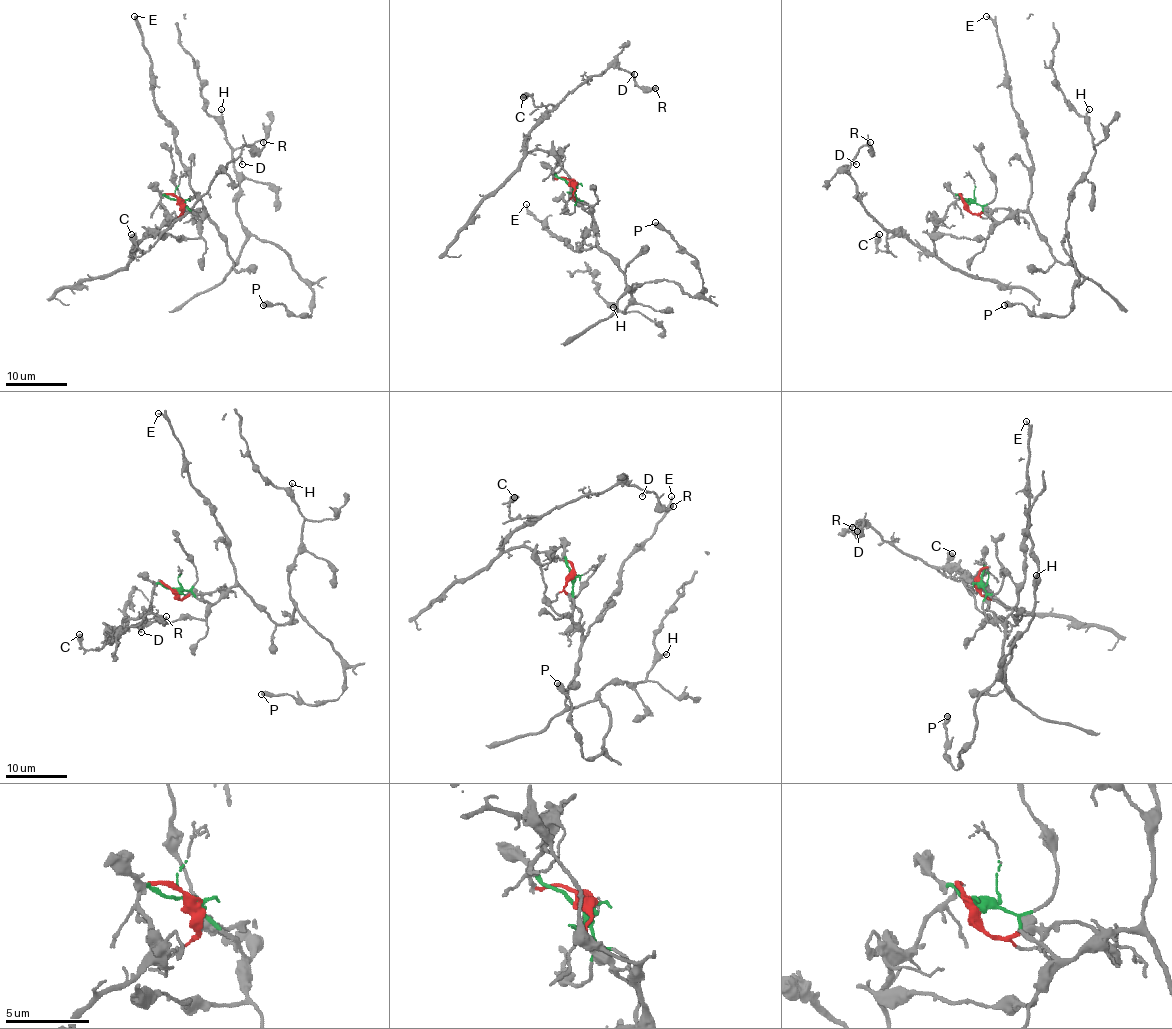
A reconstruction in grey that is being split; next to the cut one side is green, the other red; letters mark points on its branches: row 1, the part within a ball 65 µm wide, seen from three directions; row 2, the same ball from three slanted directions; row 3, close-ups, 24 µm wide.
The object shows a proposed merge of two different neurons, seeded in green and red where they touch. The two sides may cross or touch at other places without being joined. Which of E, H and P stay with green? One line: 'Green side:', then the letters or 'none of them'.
Green side: E, H, P

